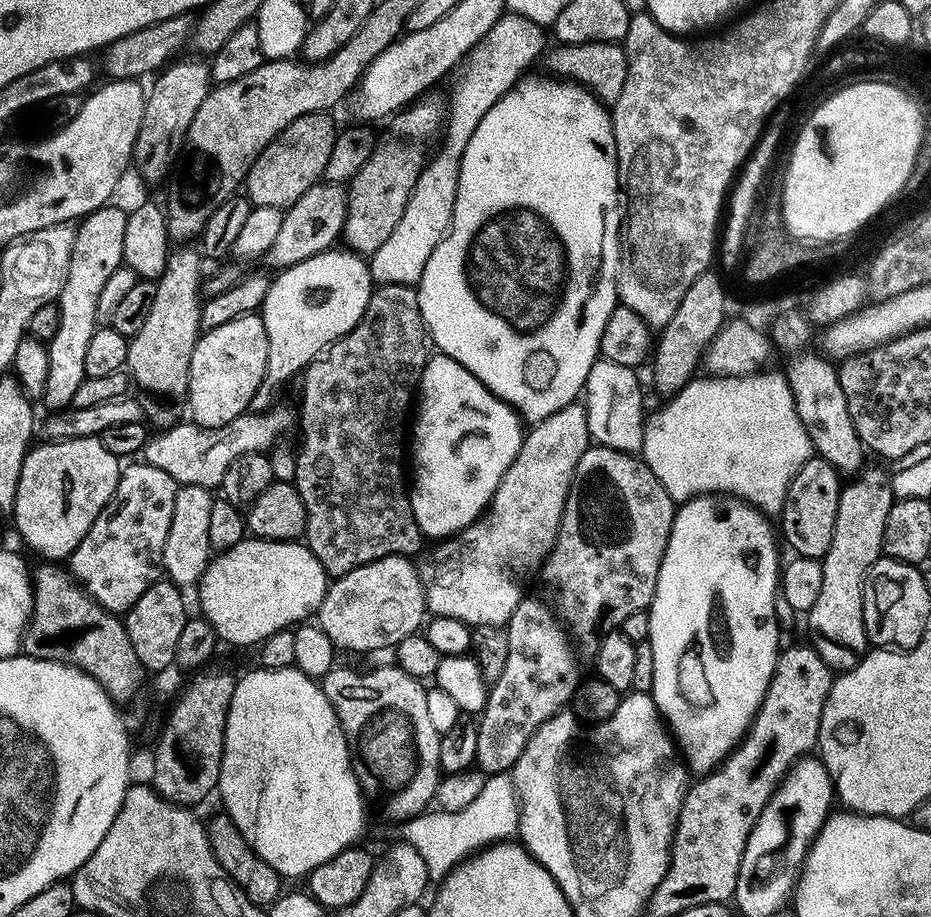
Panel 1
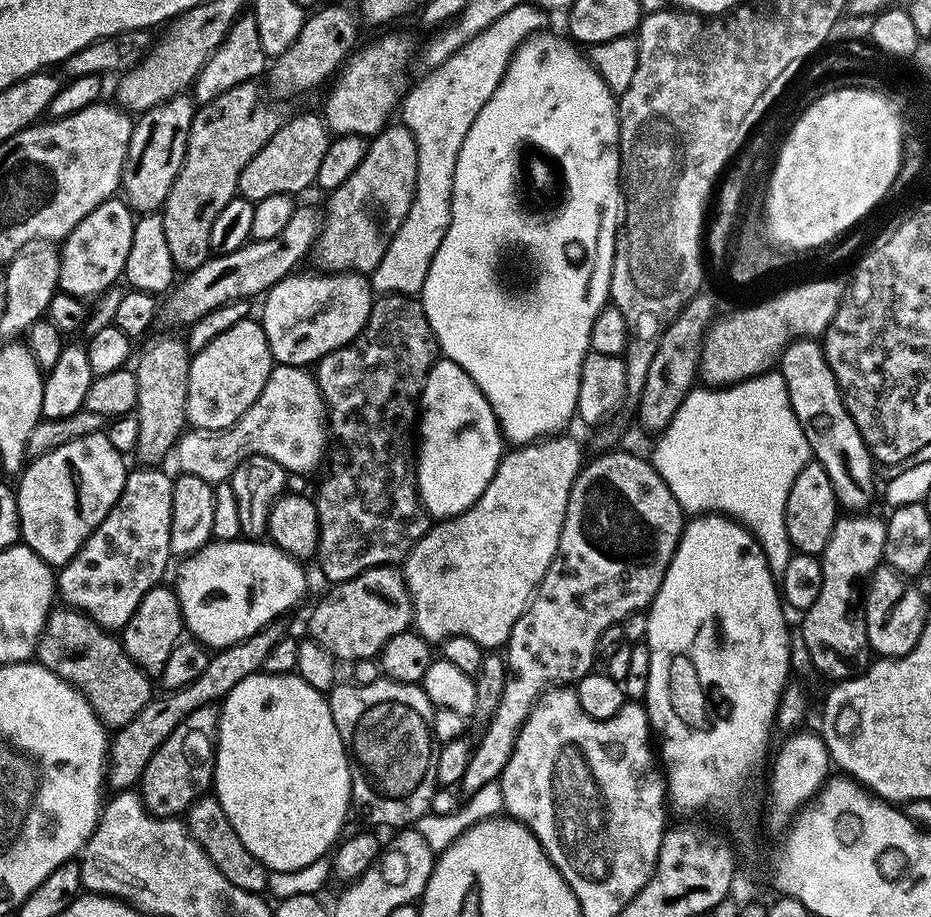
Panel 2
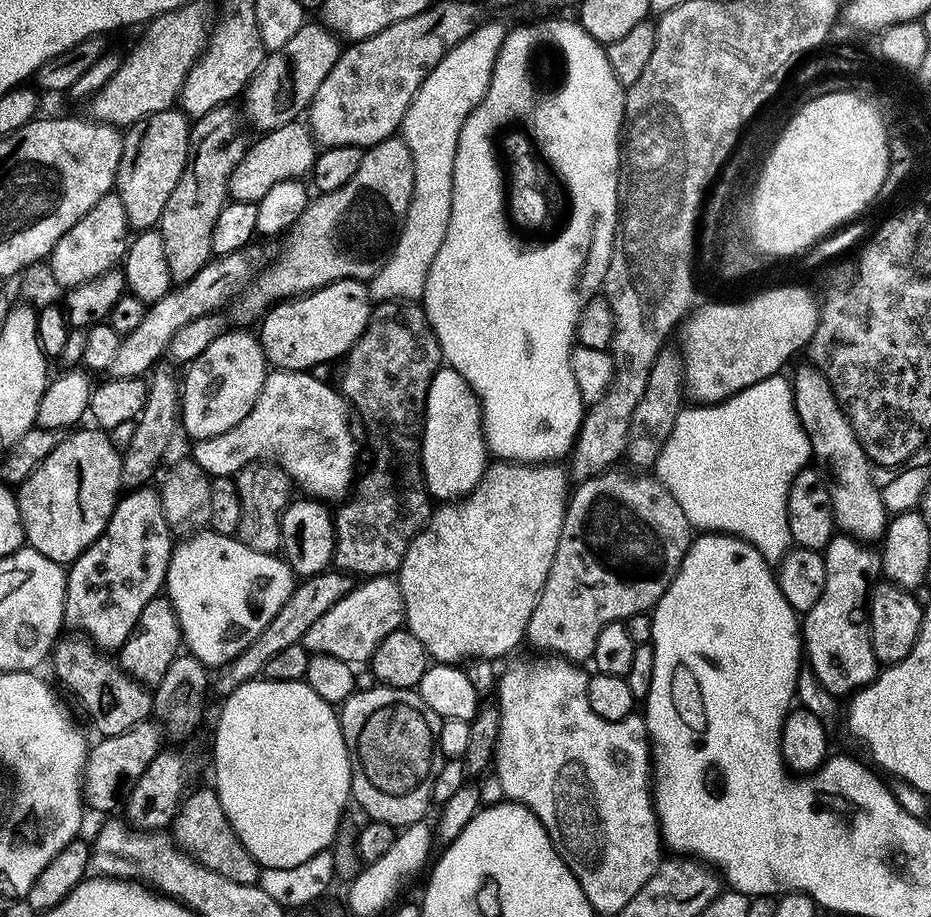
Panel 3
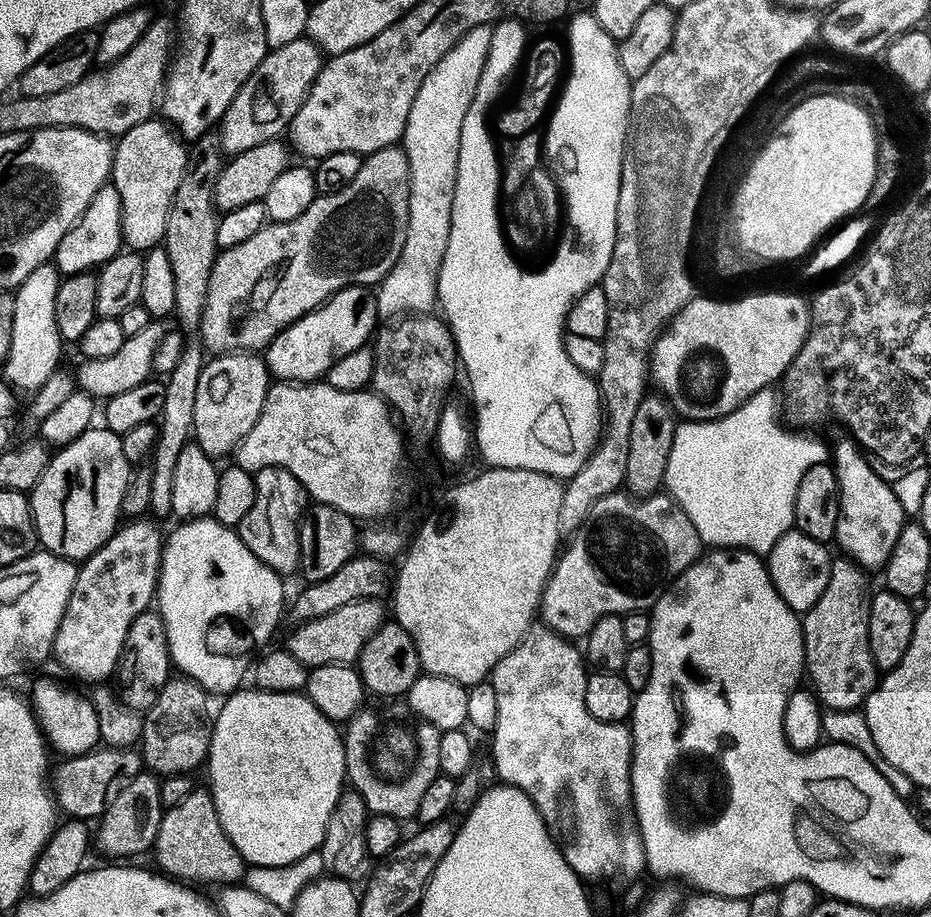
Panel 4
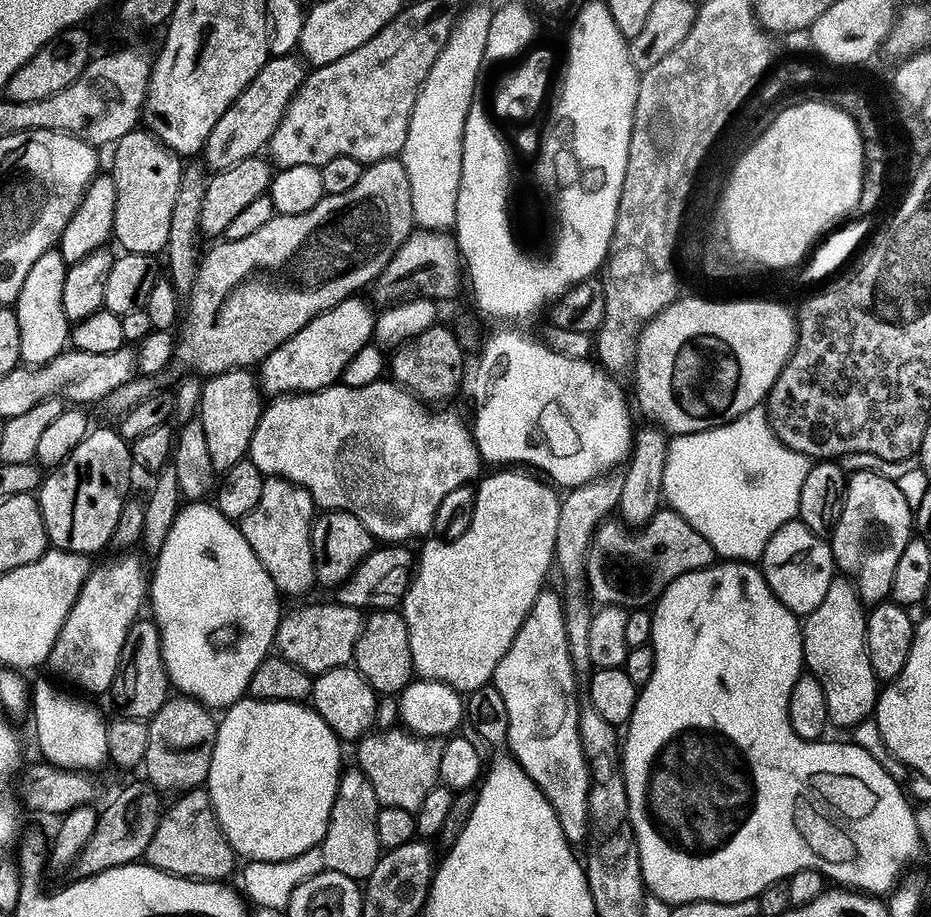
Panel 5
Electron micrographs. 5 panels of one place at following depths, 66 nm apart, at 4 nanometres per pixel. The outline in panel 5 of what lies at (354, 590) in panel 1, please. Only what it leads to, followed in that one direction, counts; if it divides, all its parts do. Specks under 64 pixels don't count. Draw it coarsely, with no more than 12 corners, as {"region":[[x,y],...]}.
{"region":[[361,609],[285,611],[274,648],[317,674],[352,664]]}

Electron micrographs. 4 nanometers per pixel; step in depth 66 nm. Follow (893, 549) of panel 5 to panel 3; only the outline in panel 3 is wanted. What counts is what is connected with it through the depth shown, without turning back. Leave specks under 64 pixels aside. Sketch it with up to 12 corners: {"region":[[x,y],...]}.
{"region":[[804,362],[790,383],[836,528],[879,541],[890,513],[830,382]]}

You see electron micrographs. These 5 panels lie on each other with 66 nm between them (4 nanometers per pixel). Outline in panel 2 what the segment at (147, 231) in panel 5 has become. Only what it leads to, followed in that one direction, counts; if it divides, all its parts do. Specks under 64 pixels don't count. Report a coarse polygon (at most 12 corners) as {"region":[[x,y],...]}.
{"region":[[191,95],[135,117],[122,192],[137,213],[163,209],[182,170]]}

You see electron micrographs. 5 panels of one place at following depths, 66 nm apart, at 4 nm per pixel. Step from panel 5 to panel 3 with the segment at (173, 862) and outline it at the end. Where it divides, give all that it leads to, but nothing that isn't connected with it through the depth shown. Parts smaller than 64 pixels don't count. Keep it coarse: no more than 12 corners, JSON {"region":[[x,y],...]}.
{"region":[[211,787],[181,803],[177,848],[222,878],[255,885],[242,846]]}

